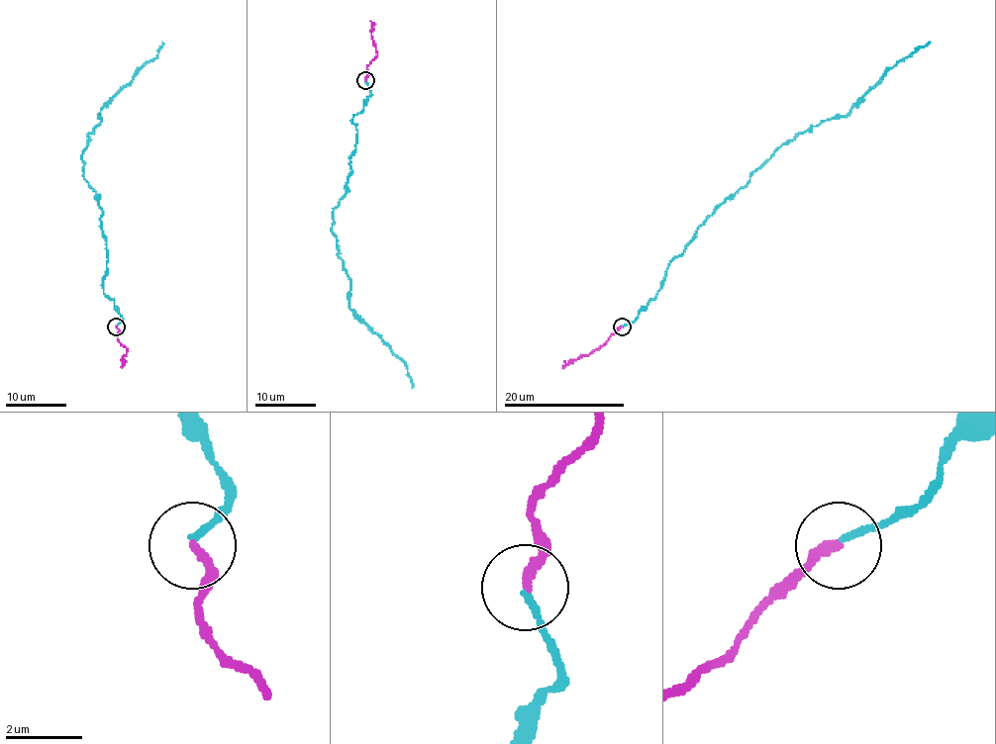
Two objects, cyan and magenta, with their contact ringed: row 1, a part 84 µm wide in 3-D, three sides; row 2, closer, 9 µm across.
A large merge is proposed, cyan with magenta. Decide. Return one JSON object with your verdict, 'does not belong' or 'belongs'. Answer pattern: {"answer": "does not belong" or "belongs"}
{"answer": "belongs"}

